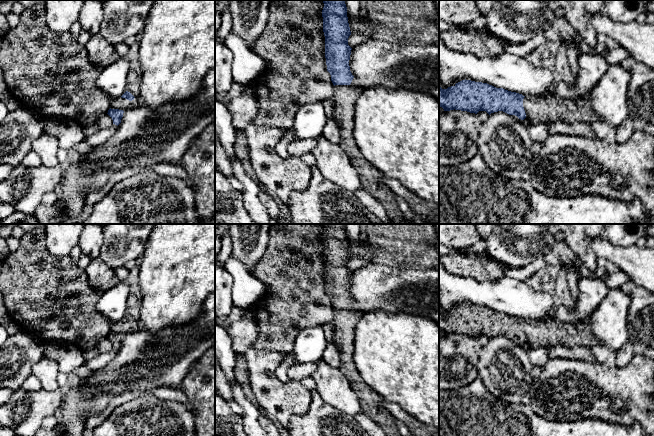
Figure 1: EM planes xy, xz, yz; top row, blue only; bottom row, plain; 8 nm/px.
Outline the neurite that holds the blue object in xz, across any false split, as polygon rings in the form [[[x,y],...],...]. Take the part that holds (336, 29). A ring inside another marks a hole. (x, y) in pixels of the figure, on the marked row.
[[[345,0],[322,1],[325,58],[334,85],[334,119],[341,134],[339,145],[356,170],[363,190],[382,204],[394,224],[402,224],[407,220],[398,207],[396,195],[382,181],[382,173],[363,157],[351,133],[355,123],[355,104],[363,89],[351,85],[354,78],[349,66],[352,48],[348,45],[348,38],[351,31]]]

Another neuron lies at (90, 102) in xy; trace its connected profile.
[[[35,0],[19,17],[18,25],[2,36],[0,49],[0,68],[9,93],[43,121],[60,118],[89,125],[94,117],[99,118],[107,114],[111,99],[96,85],[97,77],[103,68],[90,60],[86,47],[70,32],[57,33],[48,27],[45,0]]]

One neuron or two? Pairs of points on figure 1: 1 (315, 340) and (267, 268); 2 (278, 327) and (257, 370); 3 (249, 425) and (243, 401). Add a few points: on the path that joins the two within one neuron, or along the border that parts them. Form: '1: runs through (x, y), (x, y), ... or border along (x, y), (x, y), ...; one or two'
1: border along (321, 324), (303, 328), (296, 337), (293, 347); two
2: border along (252, 347), (258, 350), (275, 350), (283, 354); two
3: runs through (249, 419), (248, 407); one

